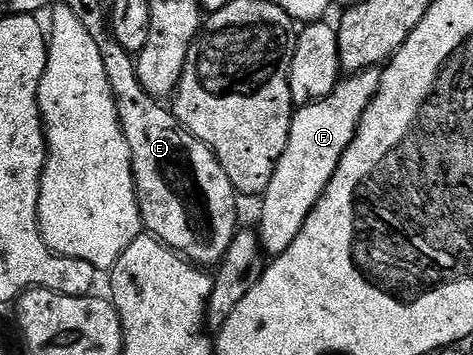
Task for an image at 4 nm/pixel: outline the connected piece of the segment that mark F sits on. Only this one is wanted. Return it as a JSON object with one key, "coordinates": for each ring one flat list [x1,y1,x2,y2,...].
{"coordinates":[[380,69,361,70,358,74,342,77,323,100,300,107,294,113,287,148,283,156,279,156,275,176,271,176,271,184,267,184,260,199,259,233,261,249,266,255,287,252,295,236,299,236,307,216,311,216,315,204,319,204,327,184,331,184,331,176,335,176,335,168,339,168,343,152,347,152,351,140,355,140,363,112,367,112,371,100,377,95,380,83]]}

